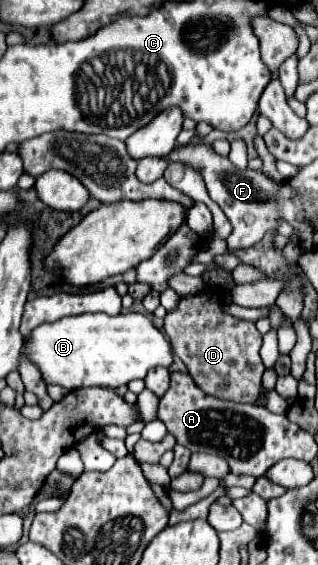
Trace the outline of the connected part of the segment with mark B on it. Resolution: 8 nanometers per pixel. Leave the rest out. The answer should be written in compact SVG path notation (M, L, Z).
M128 312L118 316L108 314L80 314L80 316L68 316L60 318L56 322L40 324L36 326L28 338L24 338L22 356L36 364L36 368L42 374L44 384L58 384L66 390L76 388L92 388L92 386L104 386L104 388L118 388L122 384L128 384L134 378L144 378L150 368L156 366L170 366L172 354L170 354L170 342L162 336L158 328L154 328L152 320L148 316Z

